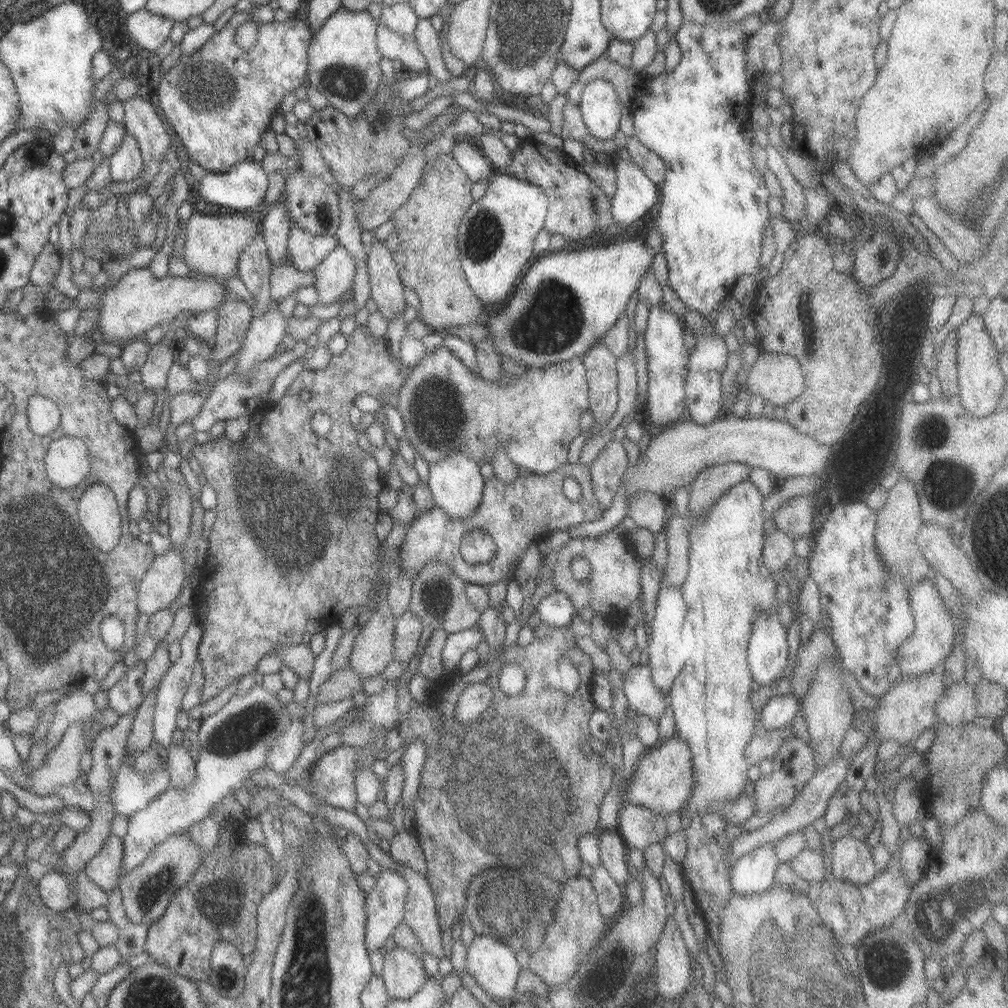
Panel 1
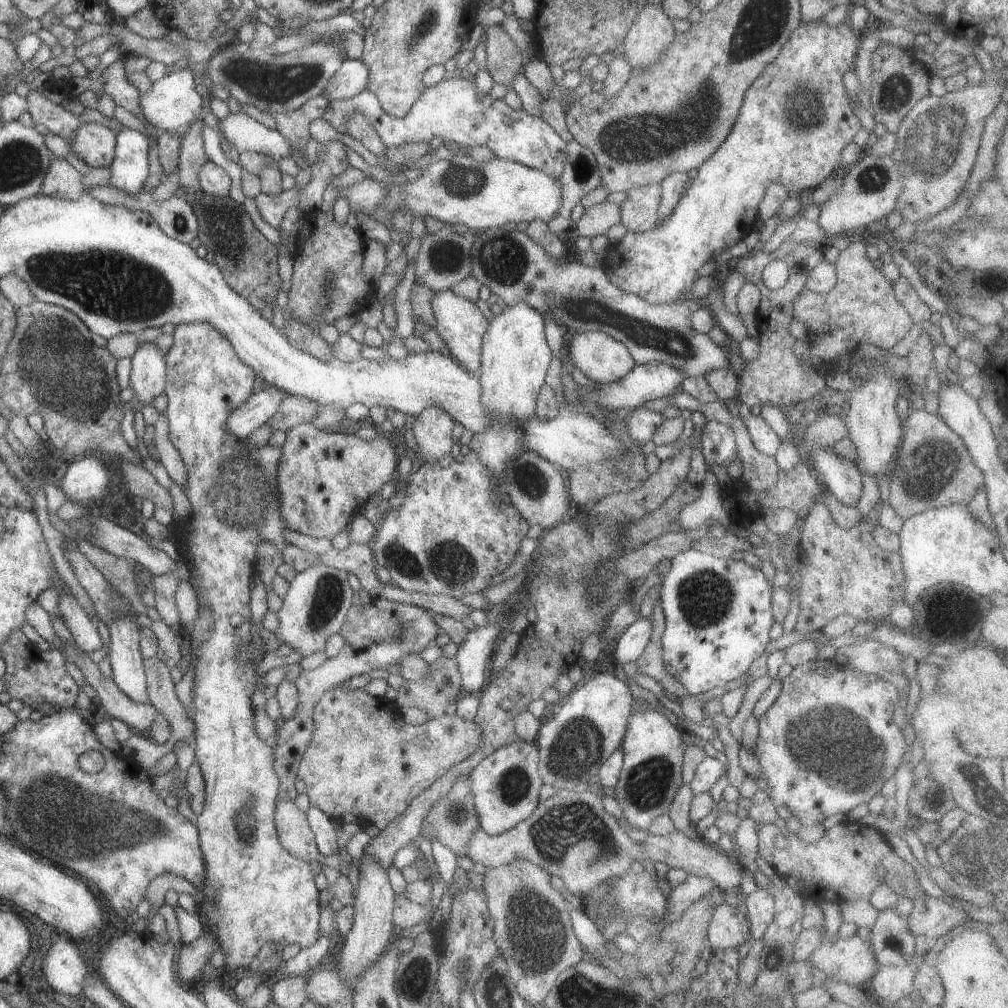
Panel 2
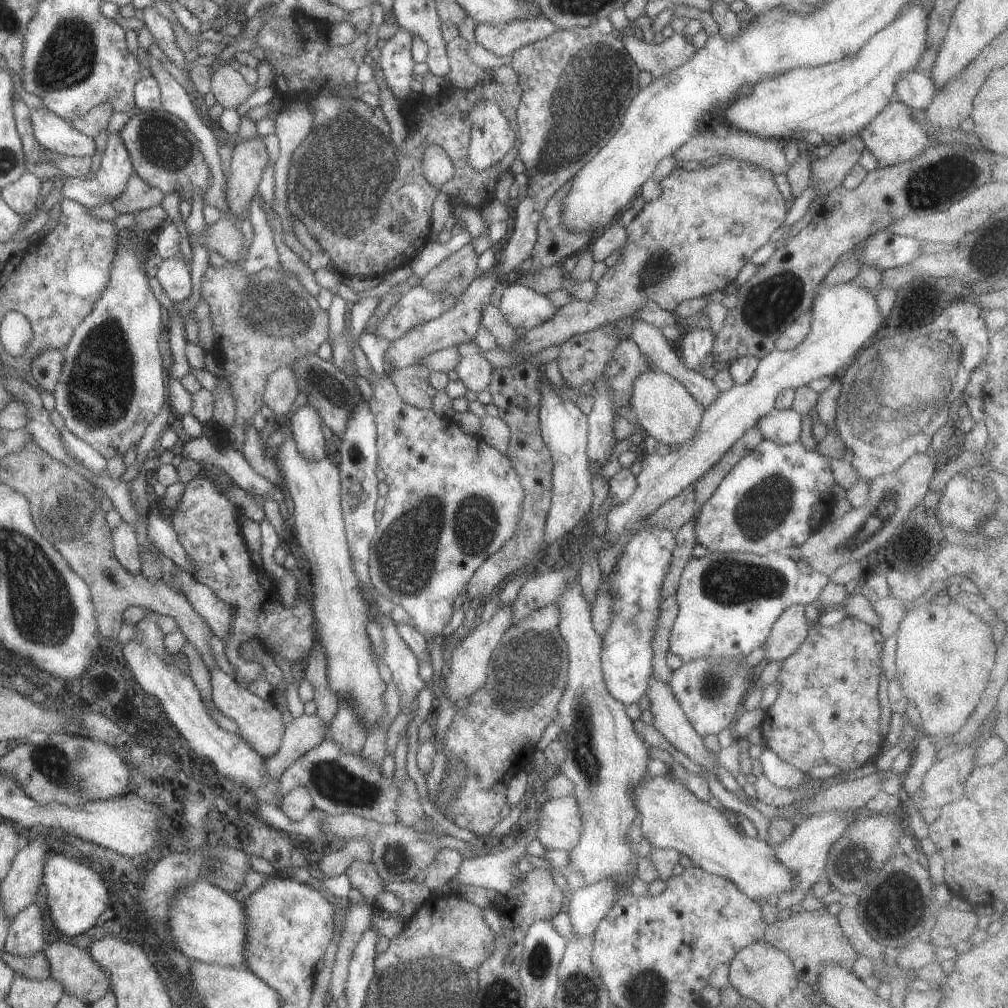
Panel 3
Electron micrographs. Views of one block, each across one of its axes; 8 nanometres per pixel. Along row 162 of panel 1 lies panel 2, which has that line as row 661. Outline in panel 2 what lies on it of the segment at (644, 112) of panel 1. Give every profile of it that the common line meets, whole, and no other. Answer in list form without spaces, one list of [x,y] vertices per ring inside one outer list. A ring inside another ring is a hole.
[[[691,548],[676,554],[673,558],[670,558],[669,568],[663,575],[663,580],[660,583],[660,591],[658,594],[660,607],[664,614],[664,629],[662,630],[660,645],[662,648],[662,661],[665,670],[681,683],[681,686],[686,690],[687,695],[694,694],[699,697],[701,693],[707,692],[707,690],[713,687],[718,688],[719,686],[724,686],[724,684],[727,684],[729,680],[745,675],[747,668],[749,668],[749,664],[763,653],[765,646],[767,646],[767,642],[770,641],[767,637],[767,632],[774,623],[770,609],[771,589],[771,582],[767,582],[763,573],[761,573],[760,568],[749,566],[743,561],[734,561],[731,557],[709,556],[708,554]]]

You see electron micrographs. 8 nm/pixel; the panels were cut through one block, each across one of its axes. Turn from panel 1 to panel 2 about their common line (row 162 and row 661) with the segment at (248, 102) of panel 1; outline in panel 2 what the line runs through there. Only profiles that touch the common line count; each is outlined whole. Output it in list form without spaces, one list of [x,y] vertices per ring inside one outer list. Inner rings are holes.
[[[206,322],[175,325],[164,363],[167,405],[163,414],[168,424],[169,442],[177,449],[185,467],[186,481],[181,488],[192,510],[187,521],[173,532],[172,542],[179,555],[189,562],[189,579],[191,575],[197,575],[197,584],[193,588],[199,609],[209,609],[212,620],[209,638],[196,645],[191,641],[193,660],[189,660],[194,664],[192,748],[204,780],[204,805],[202,811],[192,818],[204,862],[203,900],[197,908],[224,956],[222,974],[228,971],[233,975],[237,968],[247,972],[248,964],[266,942],[283,946],[296,944],[302,949],[311,946],[320,935],[318,916],[321,903],[309,863],[281,848],[274,827],[278,778],[272,765],[272,742],[258,739],[253,729],[250,696],[256,688],[255,666],[251,663],[242,665],[236,659],[236,652],[251,641],[249,583],[255,574],[257,546],[267,541],[279,550],[287,544],[283,538],[285,526],[278,511],[276,489],[280,447],[267,444],[254,447],[226,431],[226,418],[251,394],[255,373],[237,358],[229,341],[211,325]]]

